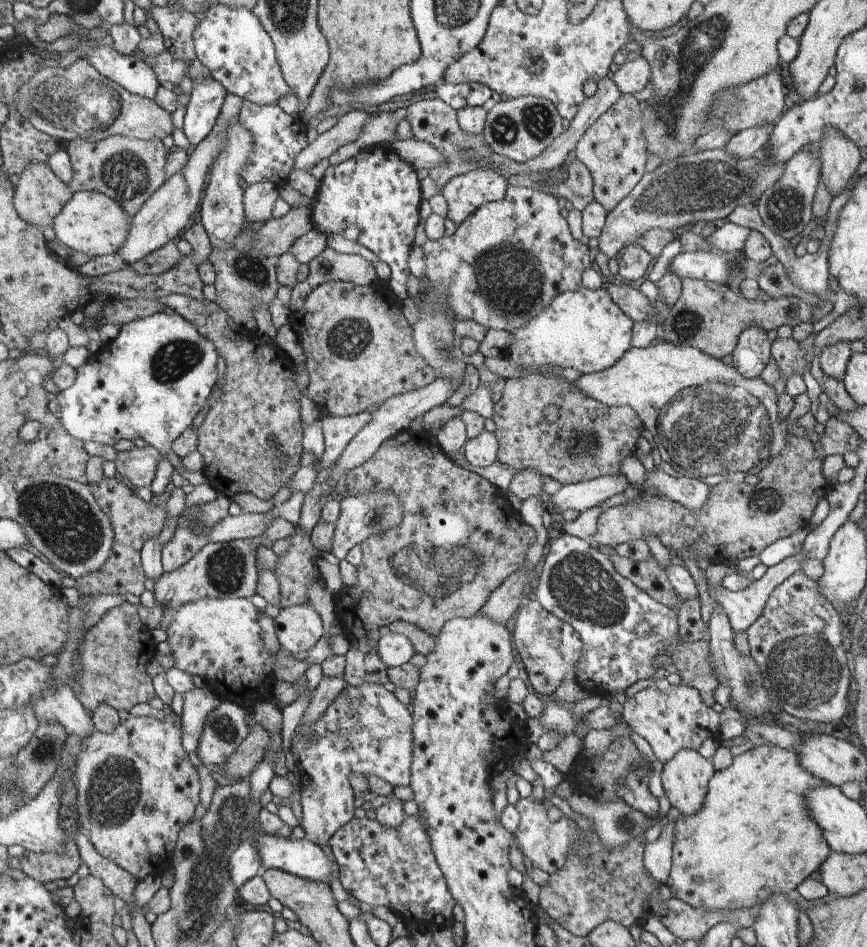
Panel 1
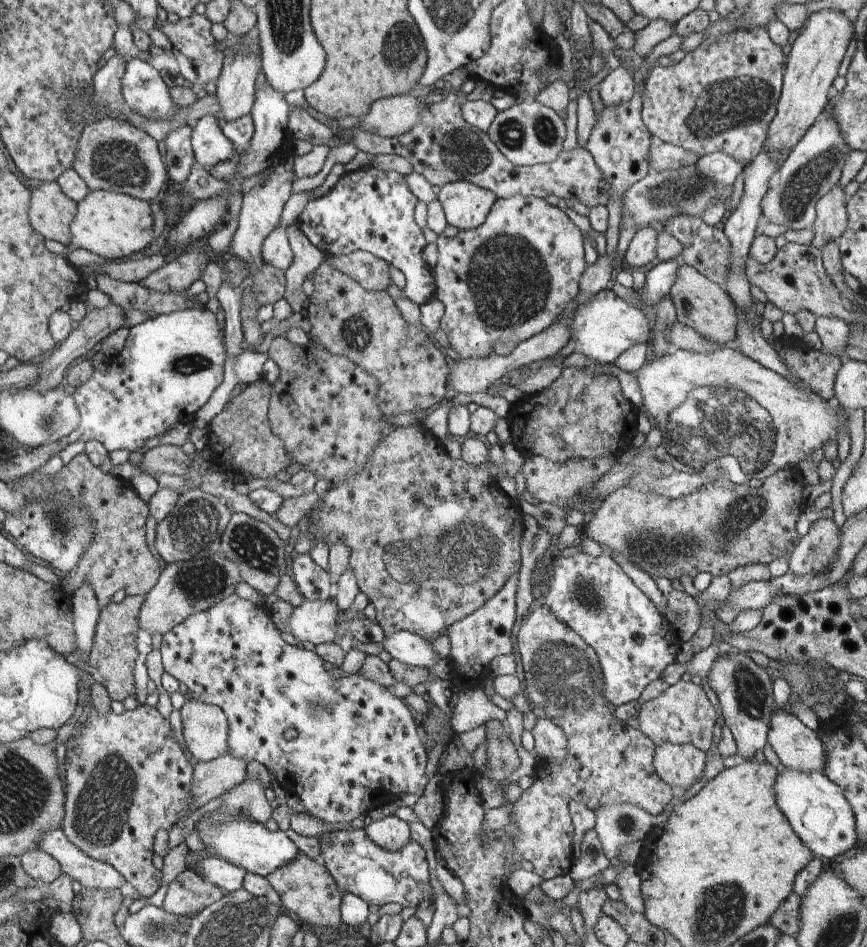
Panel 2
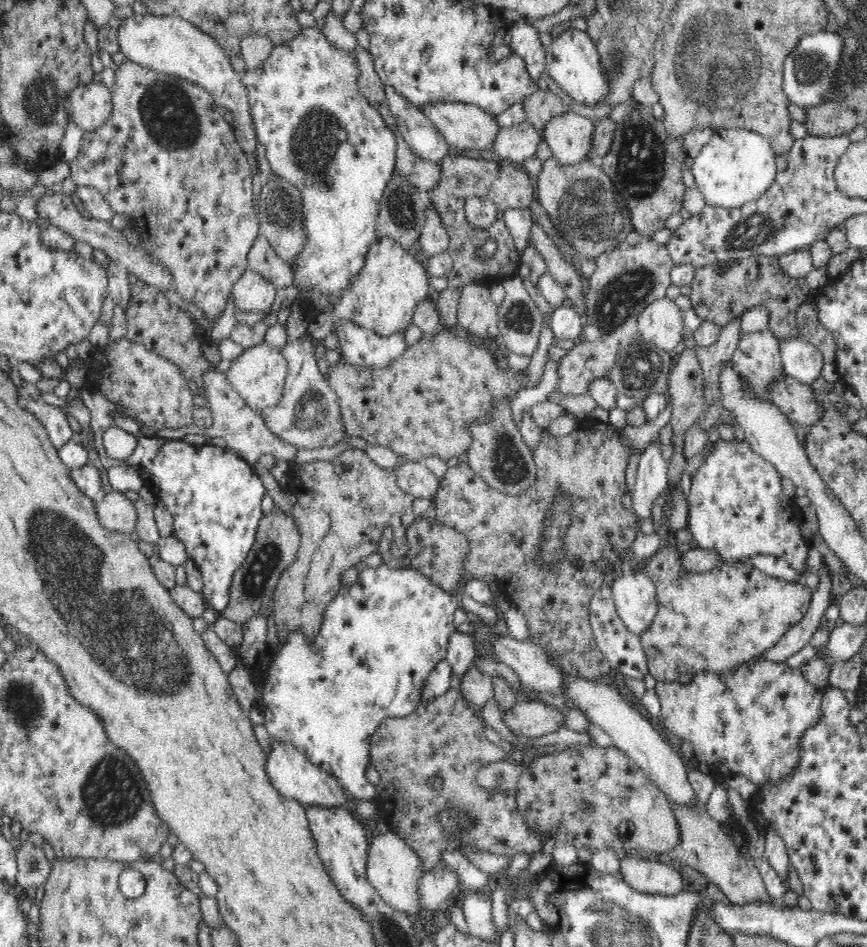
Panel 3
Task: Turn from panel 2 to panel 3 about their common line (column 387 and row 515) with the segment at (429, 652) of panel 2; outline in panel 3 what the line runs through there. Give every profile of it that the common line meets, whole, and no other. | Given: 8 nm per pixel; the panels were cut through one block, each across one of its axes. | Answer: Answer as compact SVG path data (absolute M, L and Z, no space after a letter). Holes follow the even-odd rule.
M655 438L640 456L638 475L631 494L631 510L640 522L651 518L651 506L667 488L668 466L669 462L666 462L662 456L660 442Z

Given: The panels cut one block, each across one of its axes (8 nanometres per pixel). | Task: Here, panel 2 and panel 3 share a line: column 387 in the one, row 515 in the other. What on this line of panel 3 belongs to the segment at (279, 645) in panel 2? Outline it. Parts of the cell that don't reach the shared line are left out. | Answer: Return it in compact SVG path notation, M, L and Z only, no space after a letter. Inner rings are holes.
M714 436L715 450L710 454L704 464L700 466L700 470L696 472L696 476L691 478L690 492L687 495L687 524L690 535L696 540L698 548L704 550L714 550L720 556L720 562L740 562L746 565L746 562L758 554L770 554L776 558L782 558L784 562L788 562L790 568L804 572L806 568L806 560L808 560L808 550L800 550L804 548L802 538L796 538L800 542L792 542L792 534L798 534L798 524L800 520L796 520L796 508L790 502L790 495L782 494L782 485L780 484L781 476L764 458L756 455L752 451L752 447L744 442L738 443L735 440L726 443Z

